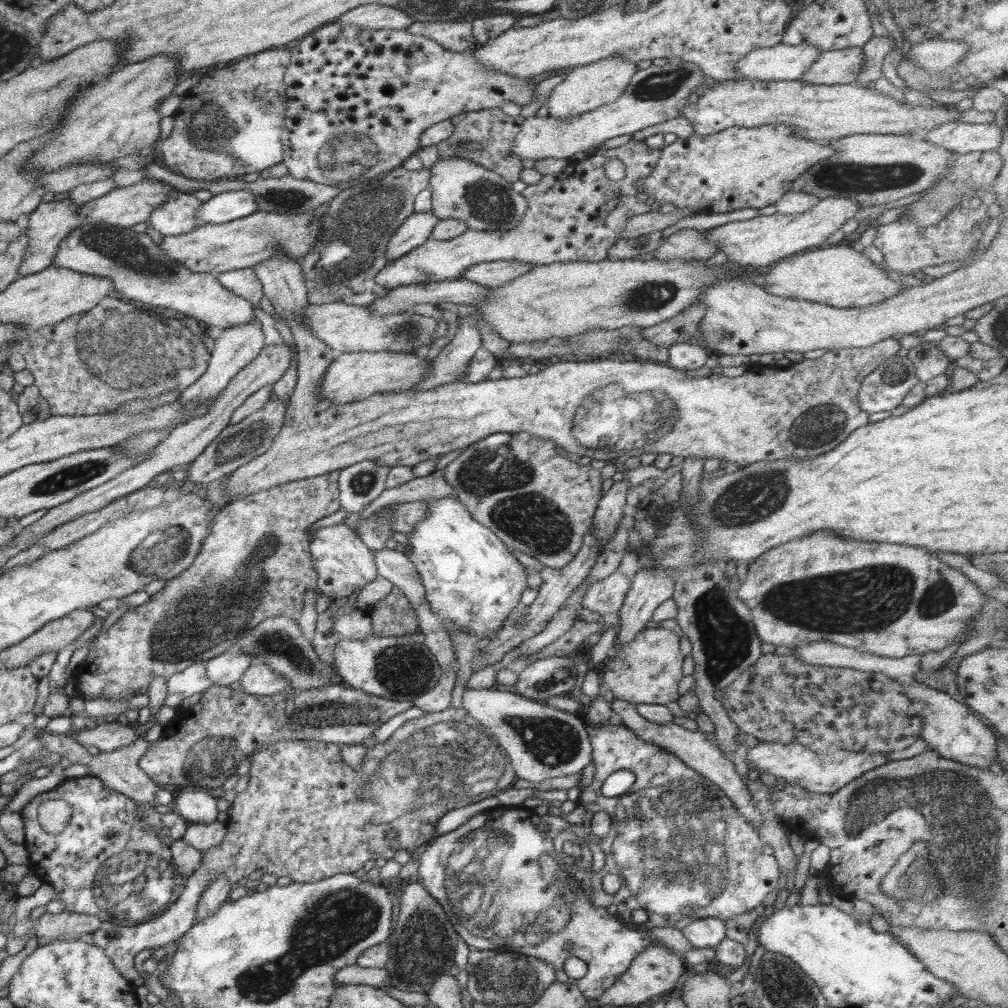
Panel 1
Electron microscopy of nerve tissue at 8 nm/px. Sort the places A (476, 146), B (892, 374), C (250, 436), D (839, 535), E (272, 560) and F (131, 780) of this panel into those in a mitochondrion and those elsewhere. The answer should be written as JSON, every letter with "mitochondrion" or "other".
{"A":"mitochondrion","B":"mitochondrion","C":"mitochondrion","D":"other","E":"mitochondrion","F":"other"}

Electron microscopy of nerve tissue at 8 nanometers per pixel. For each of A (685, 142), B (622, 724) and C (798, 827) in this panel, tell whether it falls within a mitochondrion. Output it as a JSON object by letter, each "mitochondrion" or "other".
{"A":"other","B":"other","C":"other"}

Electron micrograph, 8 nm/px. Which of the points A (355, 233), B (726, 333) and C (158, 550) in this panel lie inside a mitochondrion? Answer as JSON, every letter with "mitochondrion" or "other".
{"A":"mitochondrion","B":"mitochondrion","C":"mitochondrion"}

